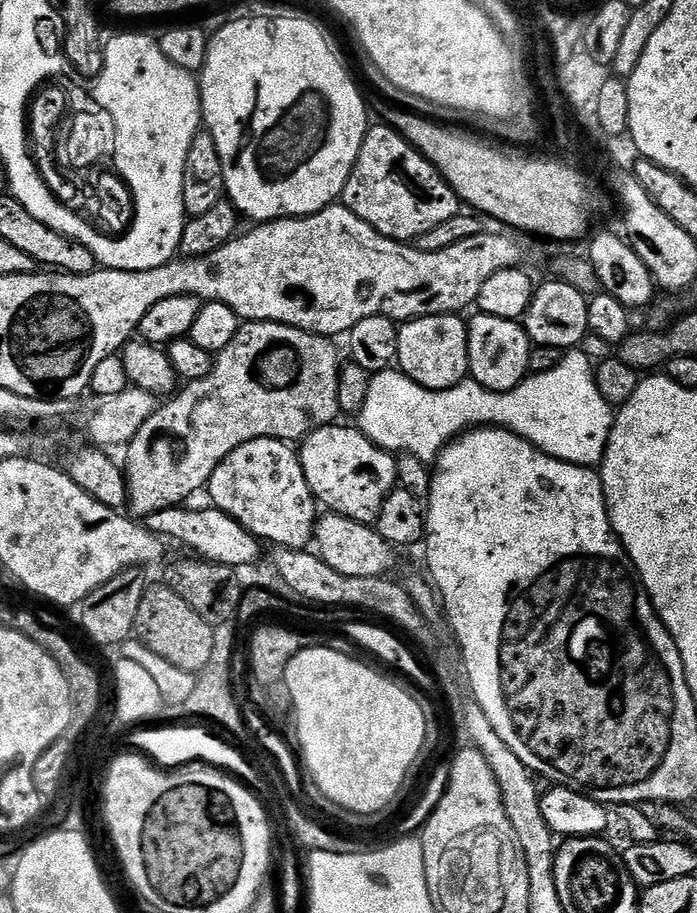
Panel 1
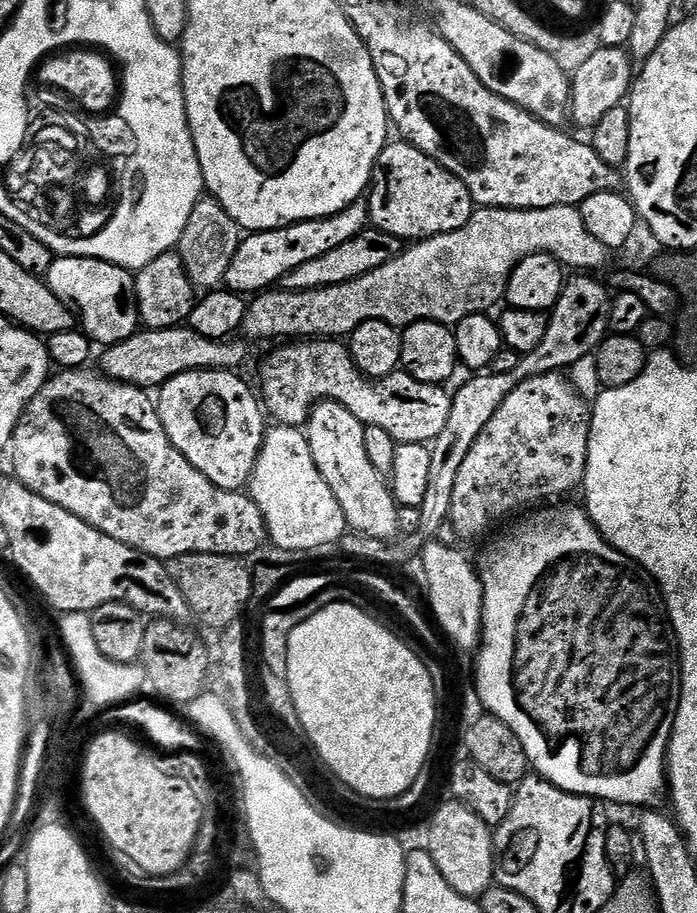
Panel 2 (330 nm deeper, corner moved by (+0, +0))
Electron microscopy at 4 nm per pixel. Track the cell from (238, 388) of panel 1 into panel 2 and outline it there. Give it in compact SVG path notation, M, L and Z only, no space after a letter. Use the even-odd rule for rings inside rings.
M304 338L280 347L284 346L265 358L260 368L260 388L258 384L263 407L277 425L285 428L307 425L308 416L319 400L337 400L366 426L386 430L397 444L431 445L449 421L452 396L447 387L418 382L418 378L403 370L380 380L371 379L358 371L352 353L336 338Z

